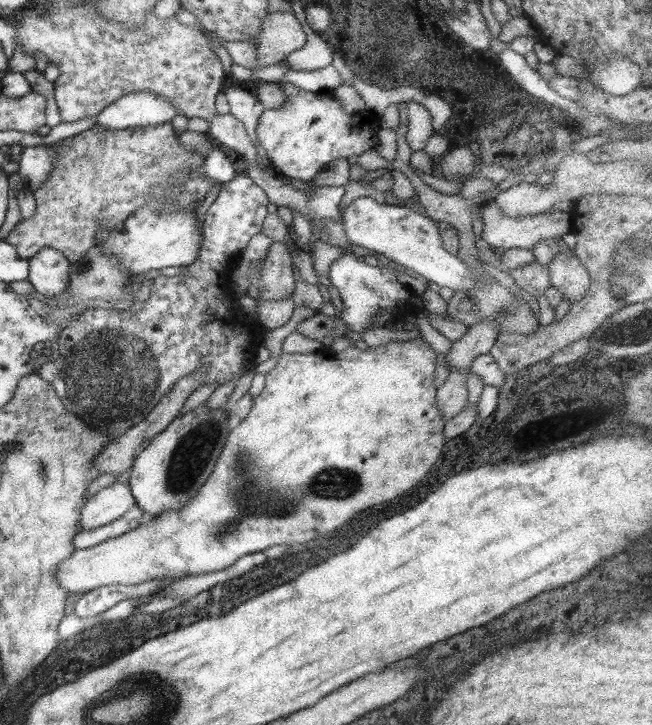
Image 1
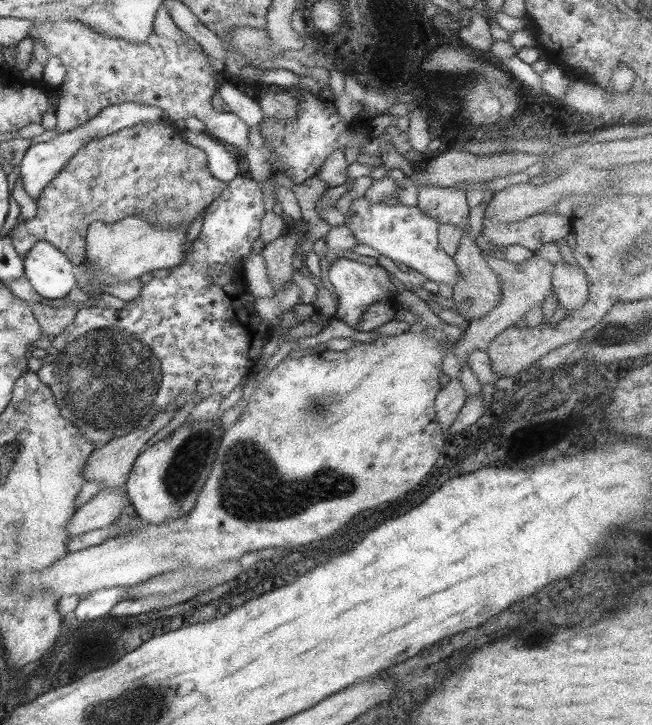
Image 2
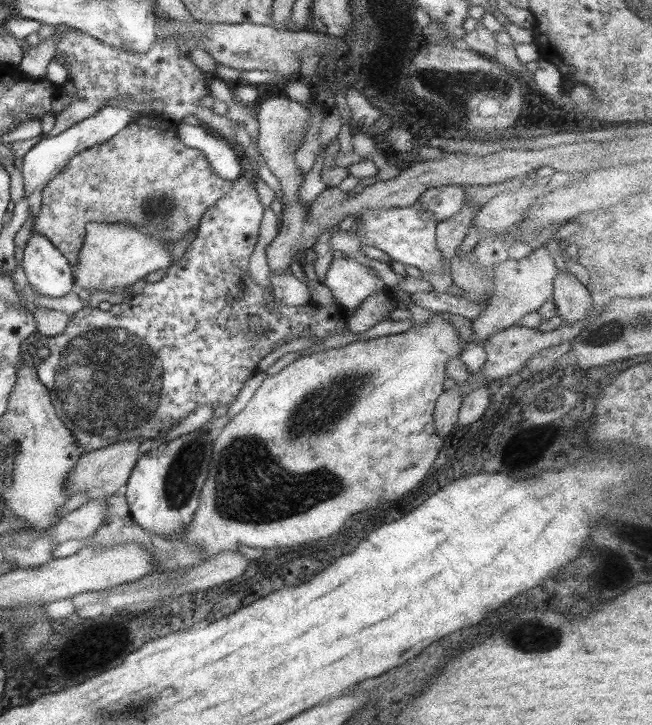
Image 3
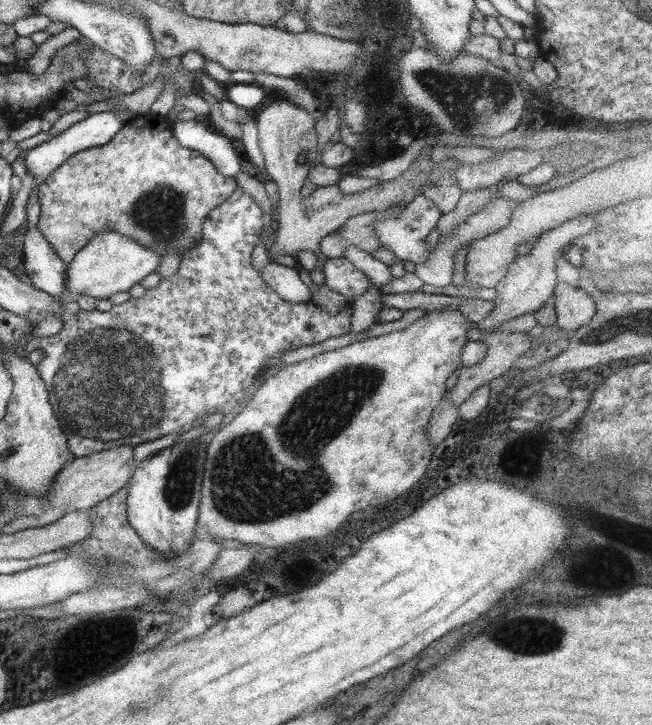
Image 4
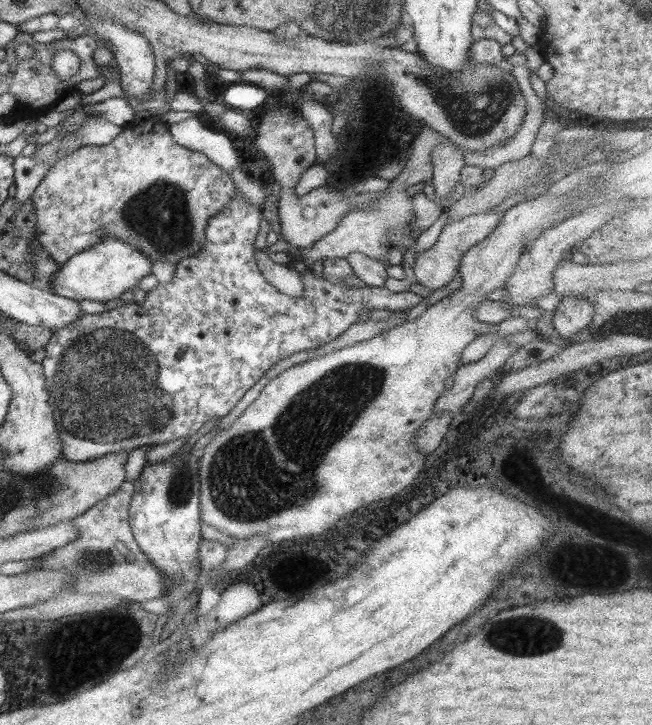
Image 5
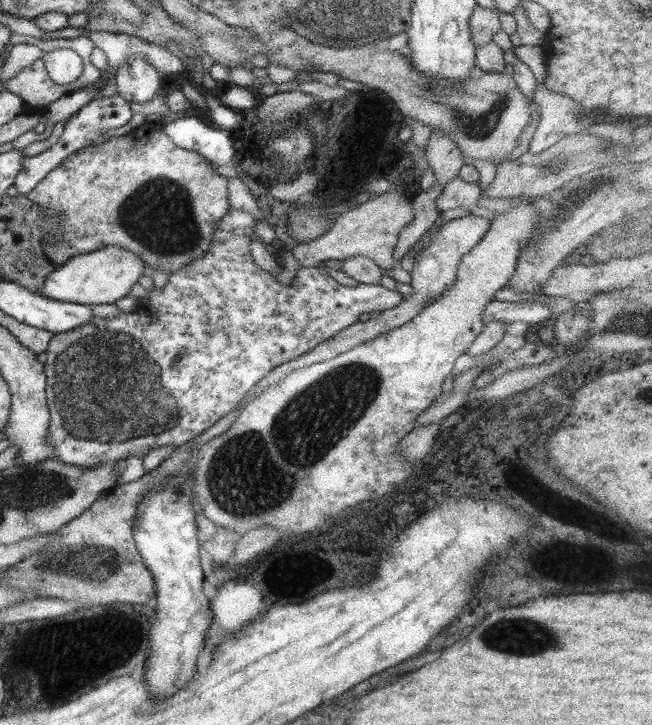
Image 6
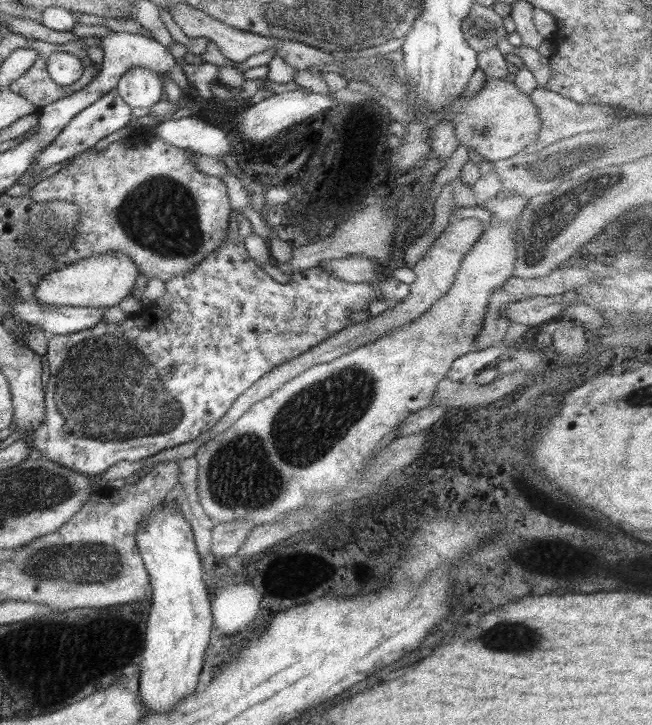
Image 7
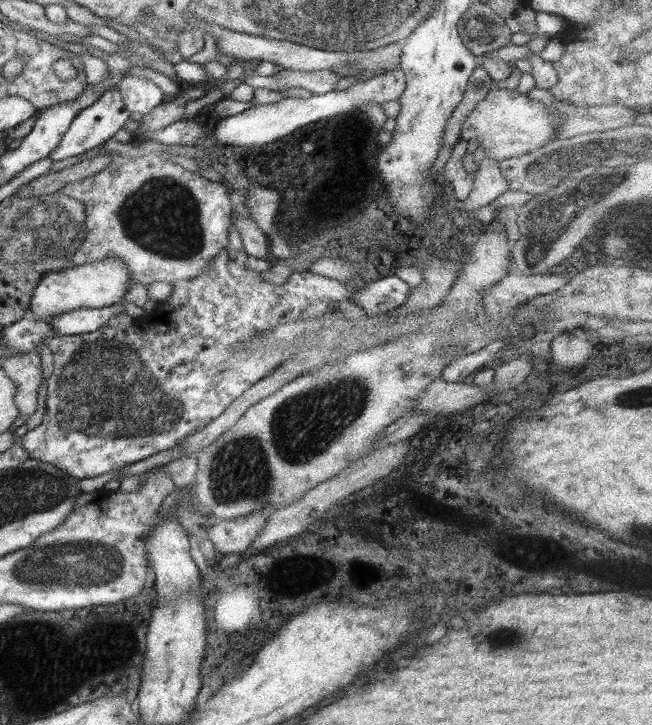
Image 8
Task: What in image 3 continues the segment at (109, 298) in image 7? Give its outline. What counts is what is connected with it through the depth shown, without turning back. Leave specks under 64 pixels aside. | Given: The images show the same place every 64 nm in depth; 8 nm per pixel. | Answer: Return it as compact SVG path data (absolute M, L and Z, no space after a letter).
M89 222L85 227L83 244L78 250L76 263L72 268L74 284L77 290L89 290L90 293L105 292L112 288L131 287L137 280L170 265L168 244L162 240L150 238L130 226L130 224L103 224Z

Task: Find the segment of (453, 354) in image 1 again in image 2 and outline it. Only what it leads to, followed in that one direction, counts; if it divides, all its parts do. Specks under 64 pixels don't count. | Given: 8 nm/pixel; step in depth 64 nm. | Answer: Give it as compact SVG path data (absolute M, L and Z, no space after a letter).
M484 249L481 251L481 256L498 277L500 297L489 312L468 322L463 339L457 341L453 350L456 358L462 360L462 362L466 362L466 356L470 350L484 351L487 349L487 345L496 334L507 328L515 327L518 321L524 318L528 310L539 307L545 297L552 292L550 278L554 266L536 252L519 263L512 263L505 258L493 258L488 252L484 252Z

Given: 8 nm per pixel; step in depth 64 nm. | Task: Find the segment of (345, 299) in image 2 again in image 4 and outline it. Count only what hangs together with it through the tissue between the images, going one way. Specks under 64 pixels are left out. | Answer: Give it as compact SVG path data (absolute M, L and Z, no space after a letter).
M345 257L325 259L322 264L324 284L346 299L360 296L372 284Z

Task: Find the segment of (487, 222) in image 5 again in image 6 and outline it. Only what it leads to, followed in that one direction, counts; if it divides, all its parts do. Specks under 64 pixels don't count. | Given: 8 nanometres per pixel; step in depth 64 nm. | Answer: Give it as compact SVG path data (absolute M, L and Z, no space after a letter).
M468 214L441 224L440 229L429 244L417 253L410 272L411 292L403 297L399 304L376 312L376 314L371 316L367 321L357 321L356 323L351 324L351 326L343 328L341 332L337 332L335 336L331 336L331 338L320 342L312 350L308 350L308 352L297 356L297 358L294 358L293 360L289 360L289 362L285 362L285 364L280 363L279 366L276 366L267 372L261 380L255 382L255 386L246 392L245 396L238 404L244 406L244 404L251 402L256 396L259 396L259 394L266 390L269 385L277 384L284 376L287 376L294 370L299 370L308 364L319 362L319 360L333 358L334 356L351 350L351 348L358 346L358 344L373 340L374 338L377 338L377 336L407 323L429 303L429 298L432 296L440 296L442 292L445 292L453 282L455 282L460 258L481 240L484 232L488 229L489 223L490 218L483 214L478 216Z

